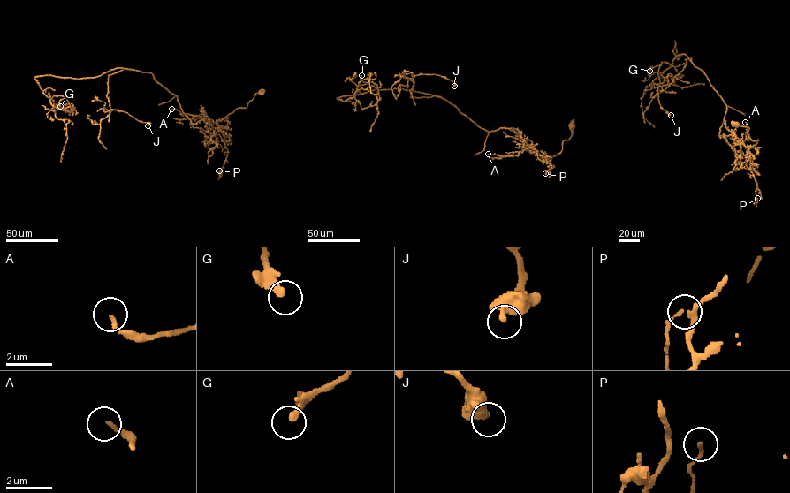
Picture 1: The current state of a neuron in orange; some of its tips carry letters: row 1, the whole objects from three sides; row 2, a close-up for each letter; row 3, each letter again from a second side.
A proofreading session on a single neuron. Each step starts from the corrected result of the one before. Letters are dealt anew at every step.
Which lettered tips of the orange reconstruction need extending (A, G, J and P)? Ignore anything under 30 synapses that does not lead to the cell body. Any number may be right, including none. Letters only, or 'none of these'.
none of these

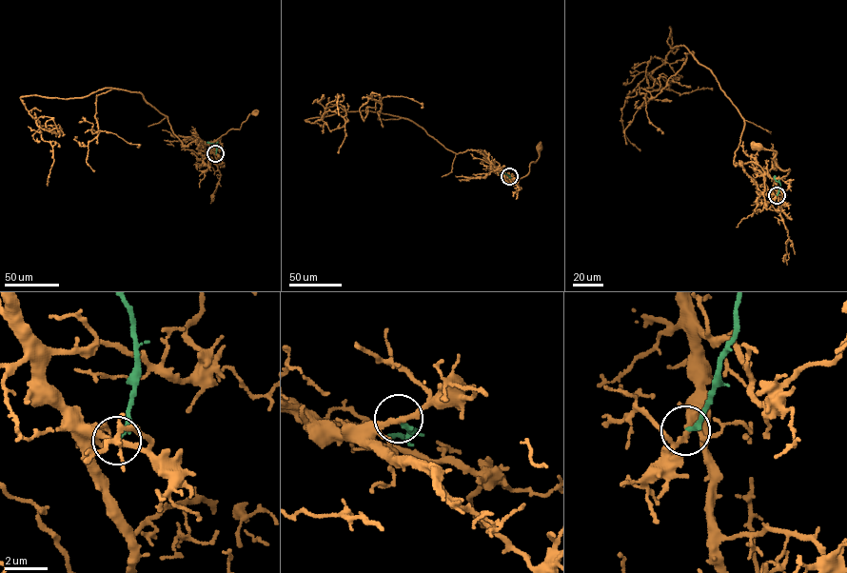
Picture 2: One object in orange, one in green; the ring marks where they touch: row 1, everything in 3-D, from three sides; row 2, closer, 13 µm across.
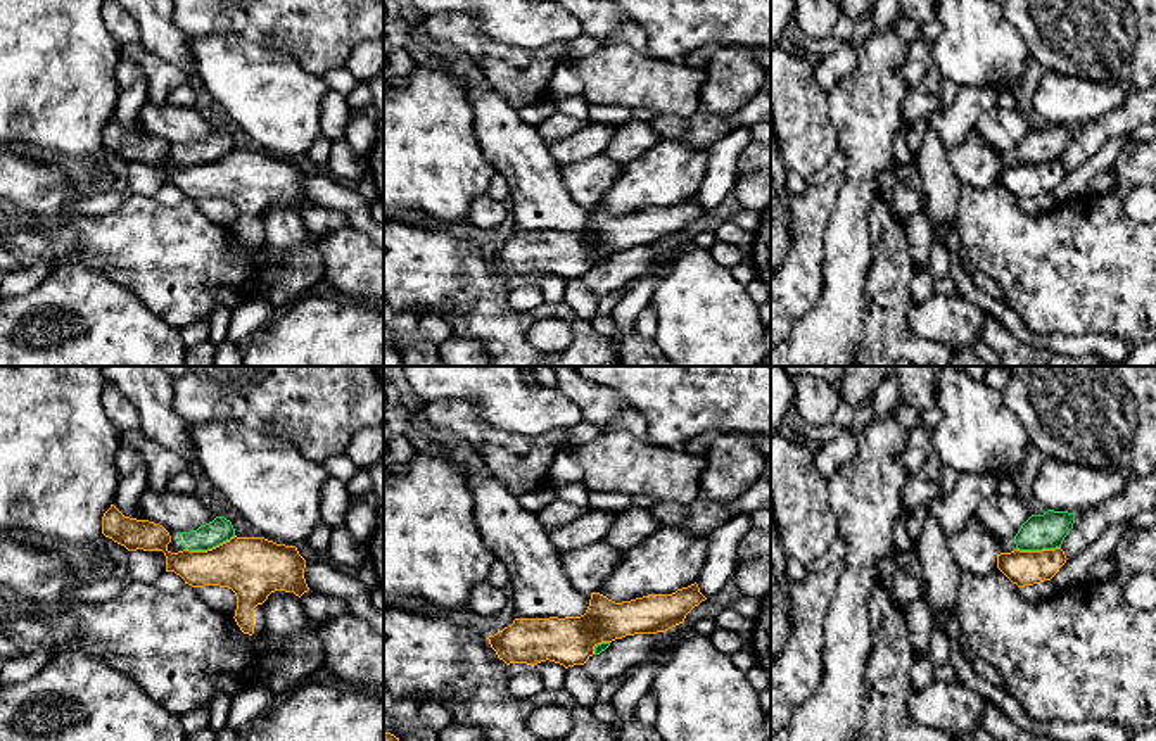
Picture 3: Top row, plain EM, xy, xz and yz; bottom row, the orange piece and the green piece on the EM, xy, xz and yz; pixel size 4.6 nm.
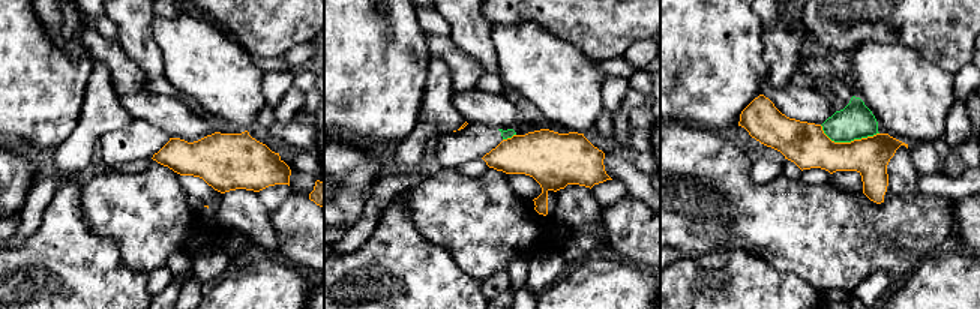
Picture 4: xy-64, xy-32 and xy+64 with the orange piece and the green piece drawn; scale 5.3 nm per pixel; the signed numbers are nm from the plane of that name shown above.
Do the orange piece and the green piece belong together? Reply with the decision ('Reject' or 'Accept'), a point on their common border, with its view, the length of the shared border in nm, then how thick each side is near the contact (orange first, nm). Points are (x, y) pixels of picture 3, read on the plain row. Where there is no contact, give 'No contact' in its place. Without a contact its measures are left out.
Reject. Touches orange at xy (209, 163). Shared border 240 nm. Thickness 280 nm (orange) against 120 nm

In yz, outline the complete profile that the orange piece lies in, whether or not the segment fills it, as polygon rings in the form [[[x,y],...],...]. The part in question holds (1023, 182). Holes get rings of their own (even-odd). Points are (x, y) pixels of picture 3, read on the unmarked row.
[[[1061,161],[1042,164],[1019,164],[997,168],[997,181],[1018,200],[1051,193],[1066,176]]]

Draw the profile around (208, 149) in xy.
[[[216,130],[213,135],[200,138],[197,143],[190,145],[169,145],[171,155],[168,164],[178,166],[188,164],[207,164],[213,162],[232,150],[235,150],[235,142],[225,130]]]

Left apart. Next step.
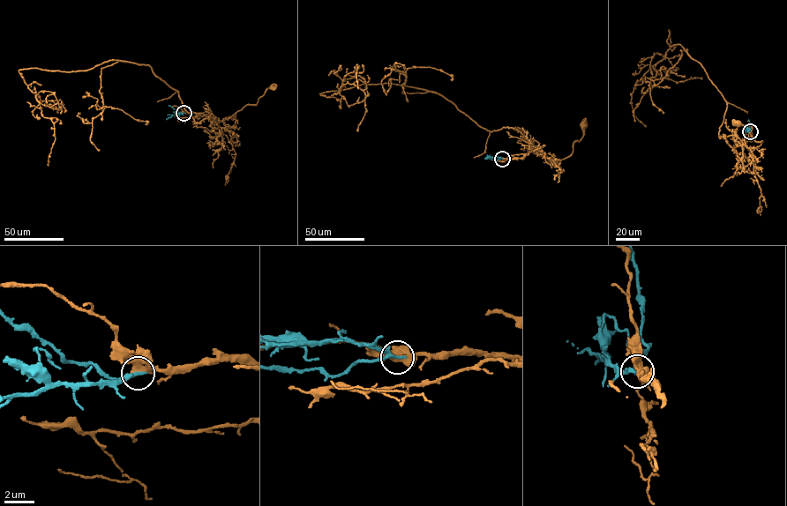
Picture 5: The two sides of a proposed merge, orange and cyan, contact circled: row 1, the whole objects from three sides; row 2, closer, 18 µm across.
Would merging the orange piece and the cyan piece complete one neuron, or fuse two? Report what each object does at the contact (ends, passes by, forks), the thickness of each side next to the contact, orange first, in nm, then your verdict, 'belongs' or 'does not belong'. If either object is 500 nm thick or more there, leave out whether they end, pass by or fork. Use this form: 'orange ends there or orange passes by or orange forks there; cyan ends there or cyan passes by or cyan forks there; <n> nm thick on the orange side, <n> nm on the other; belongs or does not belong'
orange passes by; cyan passes by; 420 nm thick on the orange side, 220 nm on the other; belongs

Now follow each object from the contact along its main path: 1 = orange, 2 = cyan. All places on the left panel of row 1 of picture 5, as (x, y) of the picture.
1: (183, 113), (193, 112), (223, 121), (246, 105), (257, 104), (258, 98), (273, 85)
2: (183, 113), (166, 119)

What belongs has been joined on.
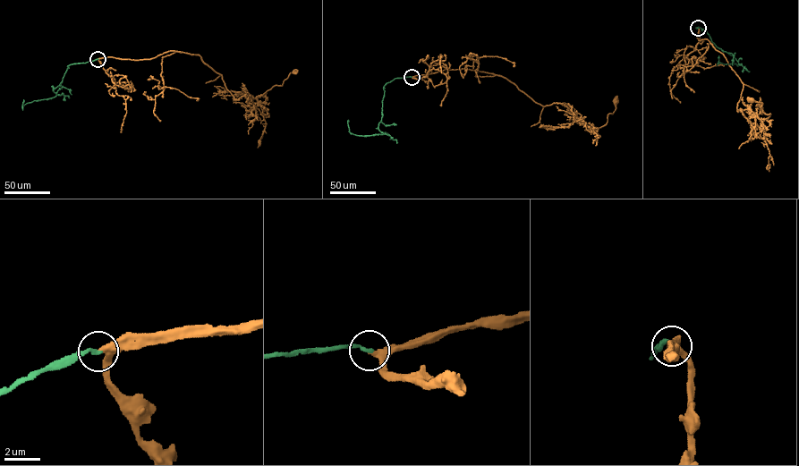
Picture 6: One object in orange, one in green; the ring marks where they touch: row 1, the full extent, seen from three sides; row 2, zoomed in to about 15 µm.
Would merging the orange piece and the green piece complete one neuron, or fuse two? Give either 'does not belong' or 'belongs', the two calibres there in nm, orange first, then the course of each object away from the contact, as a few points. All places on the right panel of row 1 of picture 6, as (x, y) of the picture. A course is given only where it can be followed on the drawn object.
belongs | 280/200 nm | orange via (698, 28), (699, 40), (706, 38), (721, 52), (743, 83), (737, 111), (769, 117), (752, 99) | green via (698, 28), (704, 29), (716, 46), (732, 55), (739, 64), (719, 63), (718, 55)

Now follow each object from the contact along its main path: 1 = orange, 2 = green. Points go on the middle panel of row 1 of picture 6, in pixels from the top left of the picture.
1: (412, 77), (462, 69), (501, 75), (535, 102), (561, 103), (594, 128), (607, 122), (616, 101)
2: (412, 77), (395, 78), (383, 88), (382, 117), (378, 127), (383, 134), (352, 134), (349, 131), (348, 121)

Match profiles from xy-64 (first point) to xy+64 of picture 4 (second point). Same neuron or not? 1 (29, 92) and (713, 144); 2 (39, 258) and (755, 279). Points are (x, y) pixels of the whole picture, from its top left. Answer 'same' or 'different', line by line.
1: different
2: same

